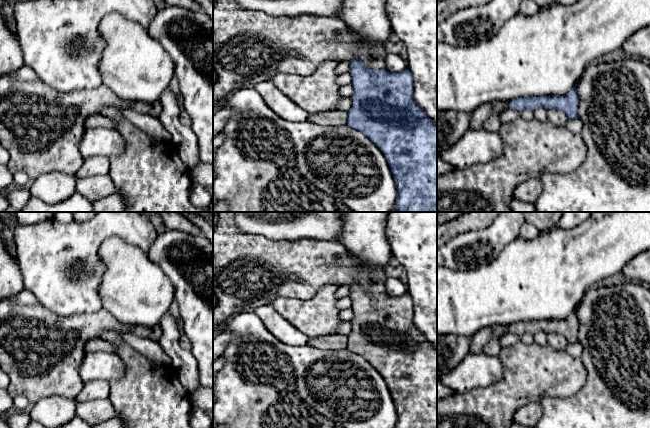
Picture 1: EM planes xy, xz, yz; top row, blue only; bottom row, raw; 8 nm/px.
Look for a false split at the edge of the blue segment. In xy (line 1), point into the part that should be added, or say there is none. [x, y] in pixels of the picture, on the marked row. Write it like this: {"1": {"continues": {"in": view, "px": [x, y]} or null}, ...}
{"1": {"continues": null}}

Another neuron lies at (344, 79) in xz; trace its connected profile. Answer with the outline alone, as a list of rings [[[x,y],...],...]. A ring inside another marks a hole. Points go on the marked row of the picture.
[[[346,72],[344,74],[338,75],[337,78],[336,78],[336,81],[340,86],[345,86],[345,85],[350,84],[352,82],[351,73]]]

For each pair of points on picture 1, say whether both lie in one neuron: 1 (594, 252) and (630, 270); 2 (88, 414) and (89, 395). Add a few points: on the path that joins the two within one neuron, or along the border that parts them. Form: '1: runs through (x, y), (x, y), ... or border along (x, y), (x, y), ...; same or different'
1: border along (639, 252), (620, 271); different
2: border along (108, 398), (77, 402); different

